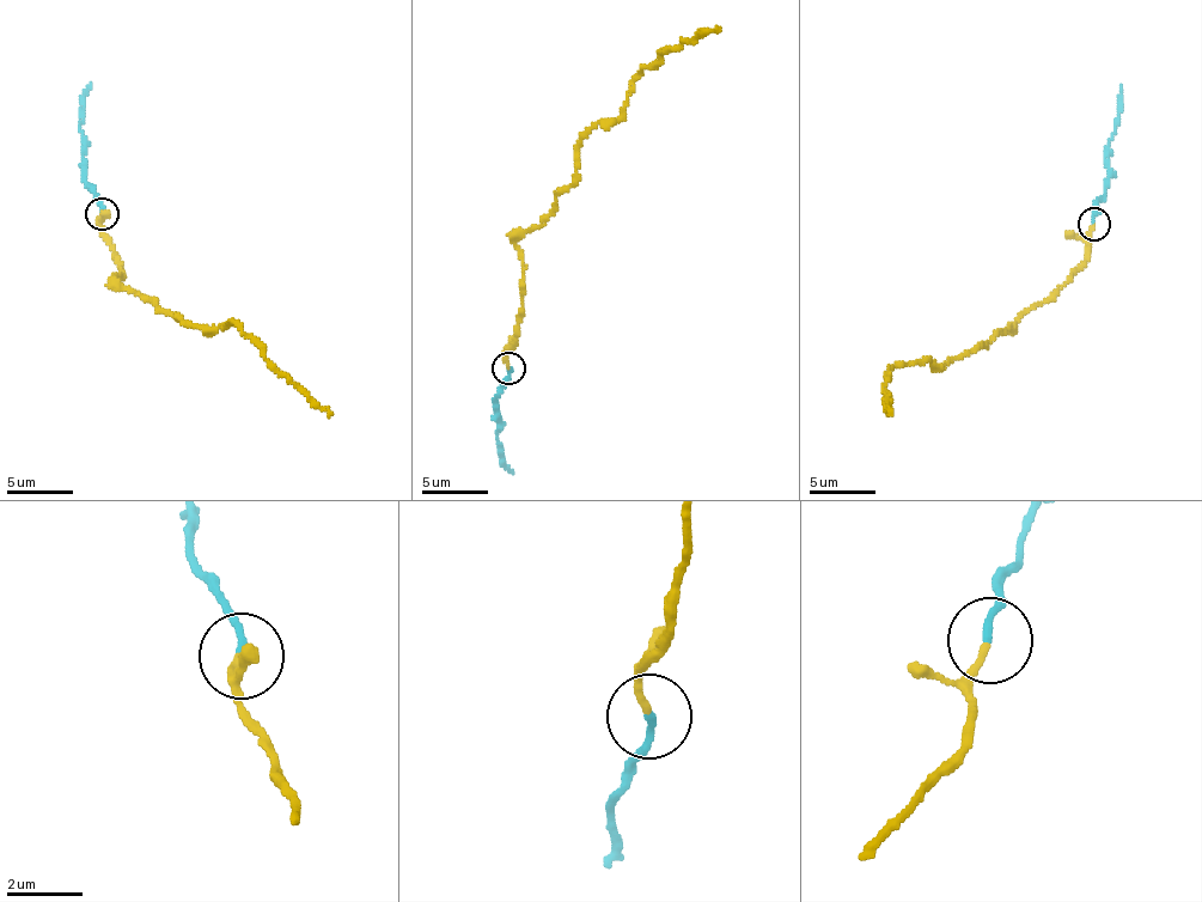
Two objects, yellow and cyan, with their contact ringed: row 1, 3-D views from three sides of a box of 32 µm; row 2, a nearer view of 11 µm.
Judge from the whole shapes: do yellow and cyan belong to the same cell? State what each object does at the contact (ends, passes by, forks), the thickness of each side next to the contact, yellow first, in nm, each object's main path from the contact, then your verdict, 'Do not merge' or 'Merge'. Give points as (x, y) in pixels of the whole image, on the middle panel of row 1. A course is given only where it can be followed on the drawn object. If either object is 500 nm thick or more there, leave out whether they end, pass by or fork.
At the ring yellow ends. At the ring cyan ends. Thickness 190 nm (yellow) against 200 nm. Course of yellow: (508, 367), (523, 308), (514, 244), (567, 190), (584, 138), (615, 120), (633, 79), (660, 50), (720, 30). Course of cyan: (508, 367), (505, 388), (496, 398), (502, 427), (496, 433), (505, 465), (513, 473). Do not merge

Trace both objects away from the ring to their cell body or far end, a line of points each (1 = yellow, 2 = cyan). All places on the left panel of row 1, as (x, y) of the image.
1: (101, 213), (101, 236), (121, 269), (120, 276), (113, 279), (184, 322), (217, 327), (232, 323), (331, 414)
2: (101, 213), (95, 186), (86, 181), (86, 136), (79, 128), (84, 90), (91, 83)

